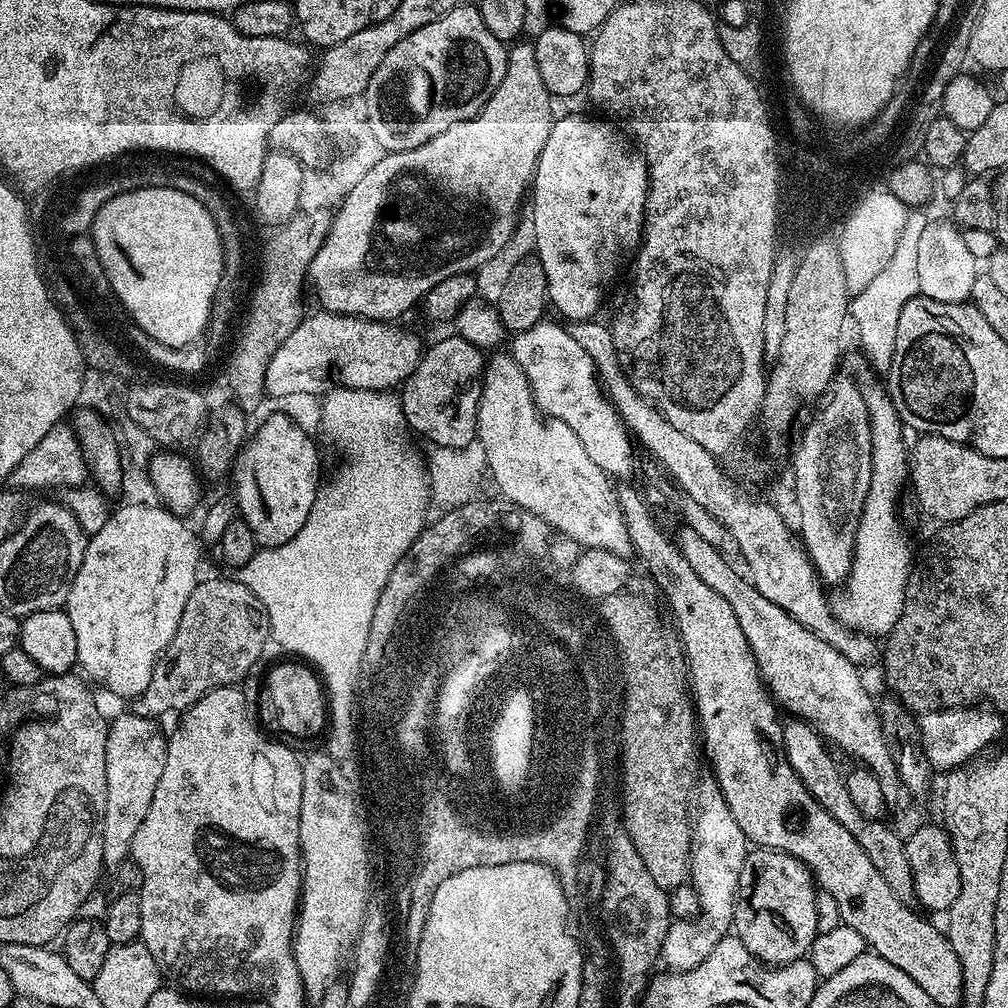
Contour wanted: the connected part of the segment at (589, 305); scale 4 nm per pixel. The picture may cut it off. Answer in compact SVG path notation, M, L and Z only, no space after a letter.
M564 116L555 121L550 130L550 138L546 138L546 146L542 146L542 154L536 159L534 179L530 185L530 200L532 196L532 232L536 235L535 255L540 265L546 270L546 282L548 283L548 299L553 309L557 308L565 321L575 322L578 320L590 320L597 315L600 303L604 300L604 291L608 283L616 276L624 255L635 253L642 243L646 213L648 210L648 163L643 155L626 139L625 133L615 128L615 123L604 120L591 120L588 116Z

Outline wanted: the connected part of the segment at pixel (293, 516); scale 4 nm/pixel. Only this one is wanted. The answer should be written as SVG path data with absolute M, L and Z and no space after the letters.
M276 412L268 416L247 437L246 443L236 455L230 481L236 489L236 506L239 519L254 530L254 538L260 548L277 548L306 522L310 506L314 506L322 487L320 480L320 452L316 444L288 416Z

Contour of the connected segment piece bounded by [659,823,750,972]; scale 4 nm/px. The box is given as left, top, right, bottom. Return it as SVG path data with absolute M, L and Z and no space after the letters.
M692 824L690 883L697 896L699 913L693 919L671 921L659 957L665 969L685 972L697 968L702 963L702 958L710 958L710 950L714 950L717 942L729 935L736 905L738 878L749 851L750 841L742 834L742 826L738 826L736 834L736 830L724 832Z

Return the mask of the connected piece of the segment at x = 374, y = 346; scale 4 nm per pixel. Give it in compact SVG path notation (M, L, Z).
M316 310L316 313L305 315L303 320L294 330L292 334L274 352L274 356L270 359L270 364L266 368L265 386L264 391L269 397L272 396L317 396L317 398L323 397L325 393L329 391L332 379L337 376L339 383L346 388L365 388L371 392L383 392L385 390L392 390L396 387L403 385L404 381L408 379L408 376L418 366L420 357L422 355L422 347L420 348L420 340L412 332L407 332L404 328L396 328L395 323L385 322L383 320L367 320L361 316L338 316L334 312L326 312L323 310Z

